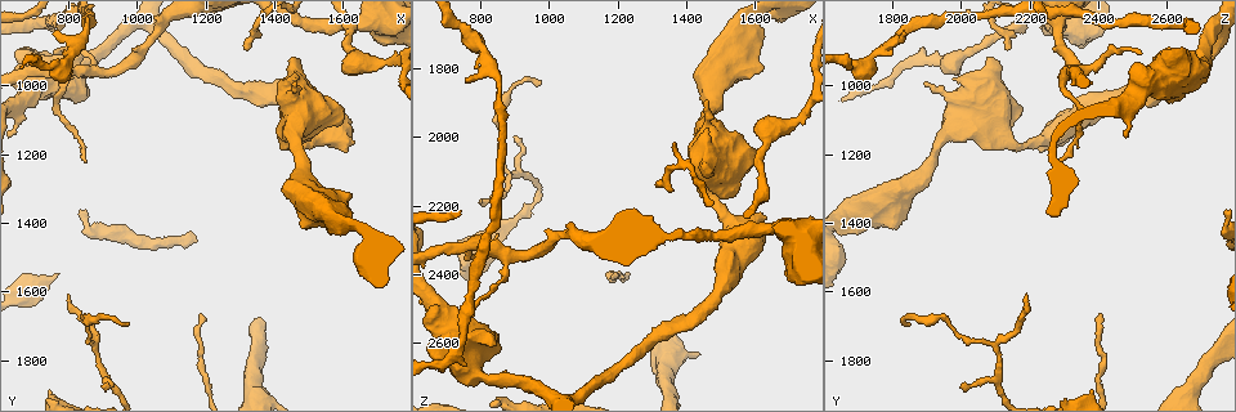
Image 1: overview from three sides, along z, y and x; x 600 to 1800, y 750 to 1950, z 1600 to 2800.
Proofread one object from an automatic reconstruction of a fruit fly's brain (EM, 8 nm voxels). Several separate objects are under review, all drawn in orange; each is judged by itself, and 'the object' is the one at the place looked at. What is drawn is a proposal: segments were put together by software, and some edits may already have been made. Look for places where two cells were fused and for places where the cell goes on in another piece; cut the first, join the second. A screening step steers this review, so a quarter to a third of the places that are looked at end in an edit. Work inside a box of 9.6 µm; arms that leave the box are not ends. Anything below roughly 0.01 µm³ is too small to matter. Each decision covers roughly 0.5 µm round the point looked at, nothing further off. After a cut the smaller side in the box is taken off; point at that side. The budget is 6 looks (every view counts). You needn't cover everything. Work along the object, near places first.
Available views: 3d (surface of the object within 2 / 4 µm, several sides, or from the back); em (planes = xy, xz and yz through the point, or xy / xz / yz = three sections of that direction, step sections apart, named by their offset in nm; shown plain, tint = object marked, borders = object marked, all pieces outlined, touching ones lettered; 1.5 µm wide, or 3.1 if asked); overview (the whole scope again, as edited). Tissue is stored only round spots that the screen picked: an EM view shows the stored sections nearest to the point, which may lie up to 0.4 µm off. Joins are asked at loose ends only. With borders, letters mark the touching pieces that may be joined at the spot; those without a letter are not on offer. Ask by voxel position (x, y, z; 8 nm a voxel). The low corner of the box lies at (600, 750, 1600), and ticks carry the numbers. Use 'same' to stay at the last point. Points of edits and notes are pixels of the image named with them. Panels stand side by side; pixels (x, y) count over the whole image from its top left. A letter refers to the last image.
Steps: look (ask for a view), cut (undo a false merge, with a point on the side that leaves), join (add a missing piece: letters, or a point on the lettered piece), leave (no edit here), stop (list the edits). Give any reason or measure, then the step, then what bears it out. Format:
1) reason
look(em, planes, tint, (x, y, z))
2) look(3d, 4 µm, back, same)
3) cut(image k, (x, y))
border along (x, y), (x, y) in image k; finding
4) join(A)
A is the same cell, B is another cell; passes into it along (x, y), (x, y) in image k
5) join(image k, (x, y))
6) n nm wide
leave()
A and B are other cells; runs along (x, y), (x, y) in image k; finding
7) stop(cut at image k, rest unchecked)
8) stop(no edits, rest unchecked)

free end
look(em, planes, borders, (760, 840, 1840))

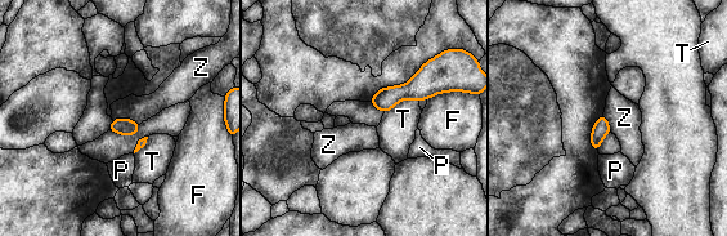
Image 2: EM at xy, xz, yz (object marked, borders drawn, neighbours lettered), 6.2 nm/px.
leave()
F, P, T and Z are other cells; border along (112, 119), (129, 118), (139, 124) in image 2; none of them fits

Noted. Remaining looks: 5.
tapers out
look(em, planes, borders, (1190, 1670, 2400))

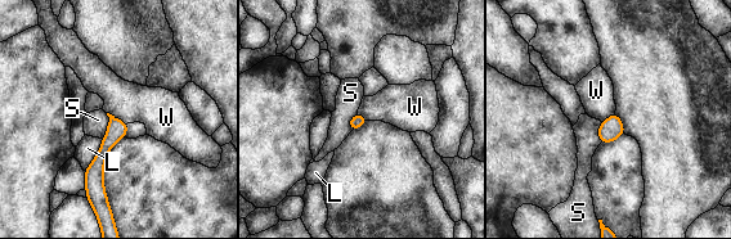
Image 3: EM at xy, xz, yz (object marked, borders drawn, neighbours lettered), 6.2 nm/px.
leave()
L, S and W are other cells; runs along (112, 120), (97, 166), (101, 192) in image 3; no lettered piece goes on from it

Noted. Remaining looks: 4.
look(em, planes, borders, (1630, 1160, 2230))

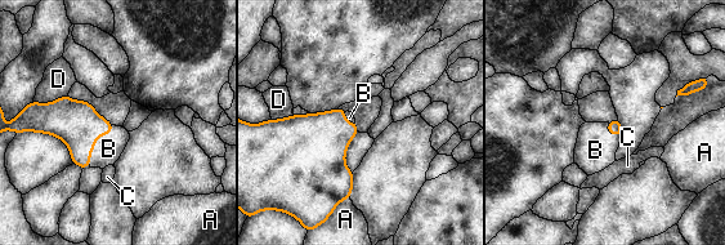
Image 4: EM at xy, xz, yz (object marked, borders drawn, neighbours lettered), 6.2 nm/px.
B touches over 300 nm
join(B)
B is the same cell, A, C and D are other cells; passes into it along (76, 123), (94, 142), (108, 148) in image 4; it goes on there

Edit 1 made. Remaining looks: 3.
stop(join at image 4, rest unchecked)

